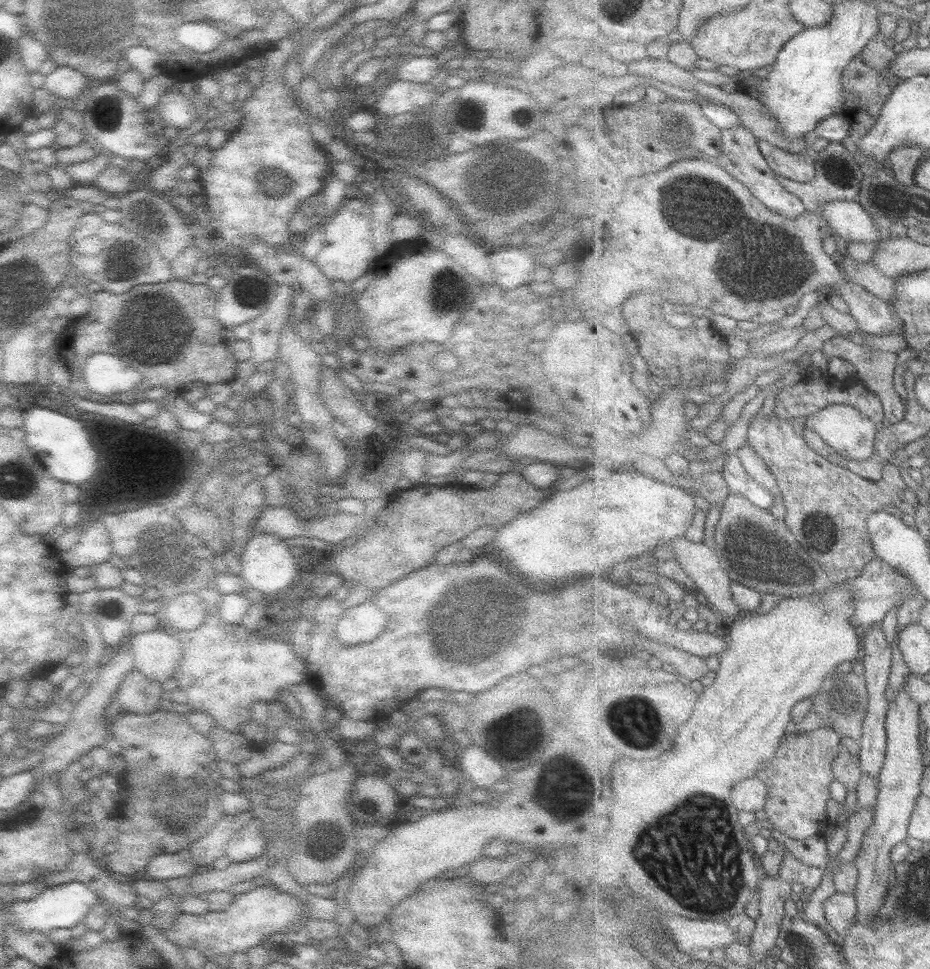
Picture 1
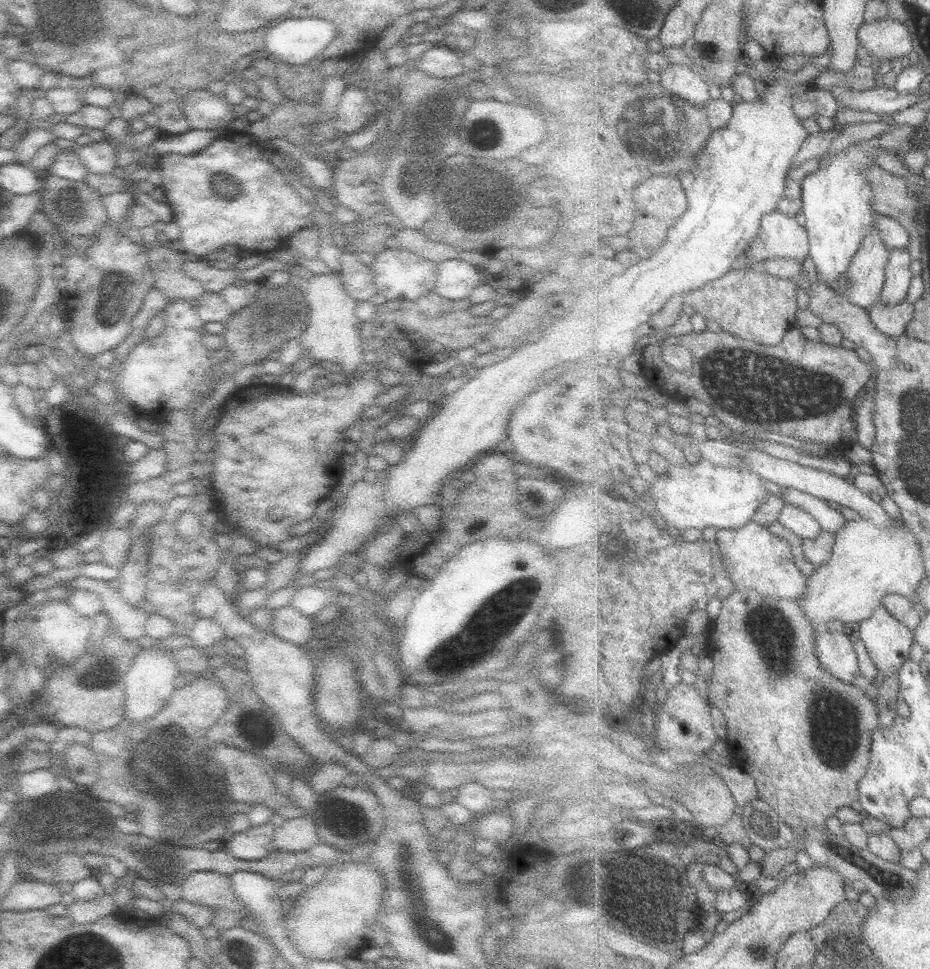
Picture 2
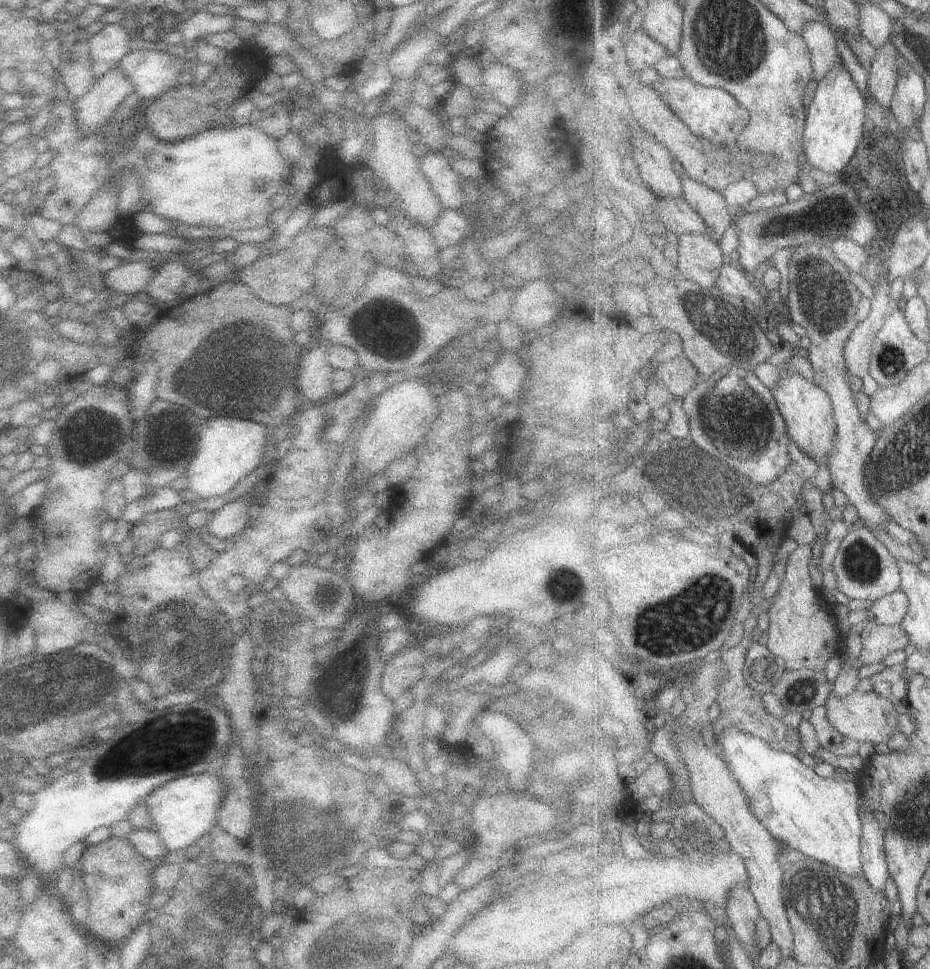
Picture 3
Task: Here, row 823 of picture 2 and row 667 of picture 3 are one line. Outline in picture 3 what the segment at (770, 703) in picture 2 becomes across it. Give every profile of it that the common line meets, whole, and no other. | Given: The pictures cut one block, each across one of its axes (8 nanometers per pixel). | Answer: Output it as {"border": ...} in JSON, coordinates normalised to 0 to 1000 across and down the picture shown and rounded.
{"border":[[[873,560],[857,562],[847,574],[845,591],[837,610],[824,623],[827,646],[824,666],[827,671],[844,681],[846,692],[855,690],[887,691],[889,683],[908,673],[910,657],[901,649],[901,642],[896,624],[889,620],[882,606],[874,603],[870,592]]]}

